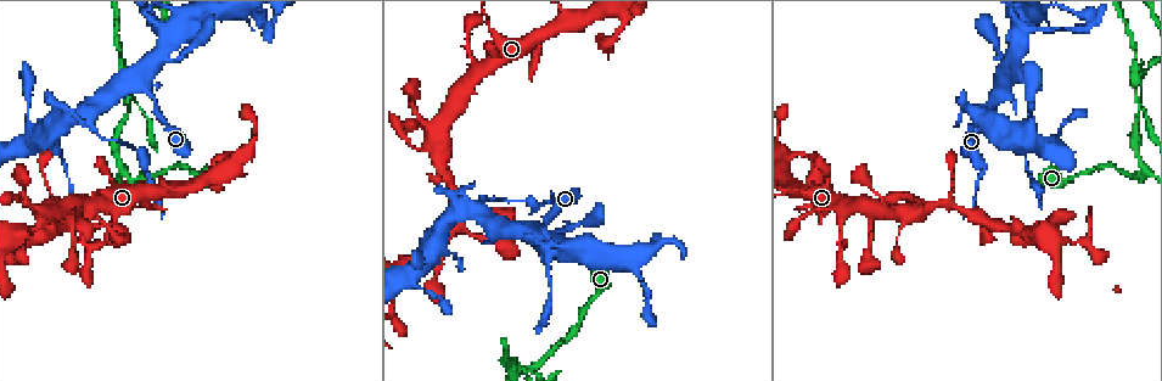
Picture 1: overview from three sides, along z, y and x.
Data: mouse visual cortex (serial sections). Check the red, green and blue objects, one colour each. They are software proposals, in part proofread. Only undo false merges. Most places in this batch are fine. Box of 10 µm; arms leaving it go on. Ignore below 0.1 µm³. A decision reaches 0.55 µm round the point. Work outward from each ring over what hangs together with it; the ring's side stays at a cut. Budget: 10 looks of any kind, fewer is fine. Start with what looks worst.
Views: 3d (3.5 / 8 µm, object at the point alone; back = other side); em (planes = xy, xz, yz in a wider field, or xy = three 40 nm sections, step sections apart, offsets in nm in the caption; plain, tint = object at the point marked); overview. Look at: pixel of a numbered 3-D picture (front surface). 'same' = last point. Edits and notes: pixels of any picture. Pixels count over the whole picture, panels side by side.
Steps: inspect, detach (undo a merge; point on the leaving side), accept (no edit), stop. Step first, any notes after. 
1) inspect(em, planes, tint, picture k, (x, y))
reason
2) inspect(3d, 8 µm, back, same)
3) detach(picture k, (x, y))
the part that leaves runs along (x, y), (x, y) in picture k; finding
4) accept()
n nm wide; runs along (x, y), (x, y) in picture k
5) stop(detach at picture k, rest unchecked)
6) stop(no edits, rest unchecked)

inspect(3d, 3.5 µm, picture 1, (129, 110))
thin neck

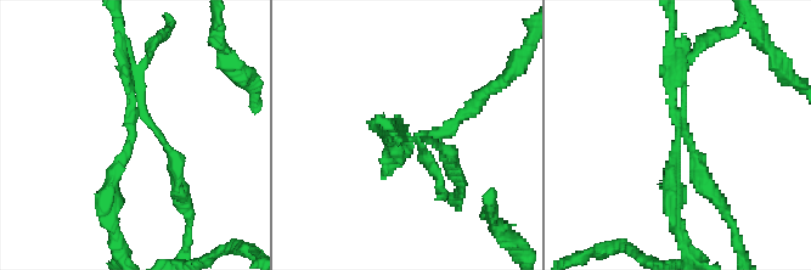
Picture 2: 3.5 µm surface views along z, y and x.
inspect(em, xy, step 5, tint, picture 2, (131, 127))
need the tissue

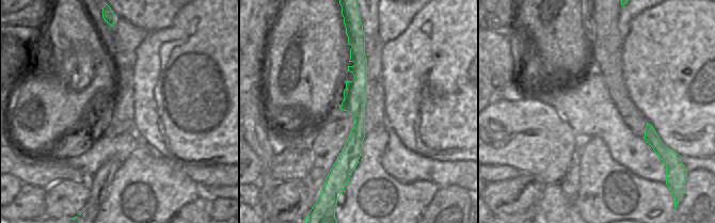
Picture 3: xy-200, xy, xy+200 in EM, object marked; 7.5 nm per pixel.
detach(picture 2, (714, 35))
3 arms; arms of 150, 200, 200 nm; the part that leaves runs along (682, 118), (698, 170), (722, 212) in picture 2; a second cell is stuck on

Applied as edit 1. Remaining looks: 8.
inspect(overview)
redraw

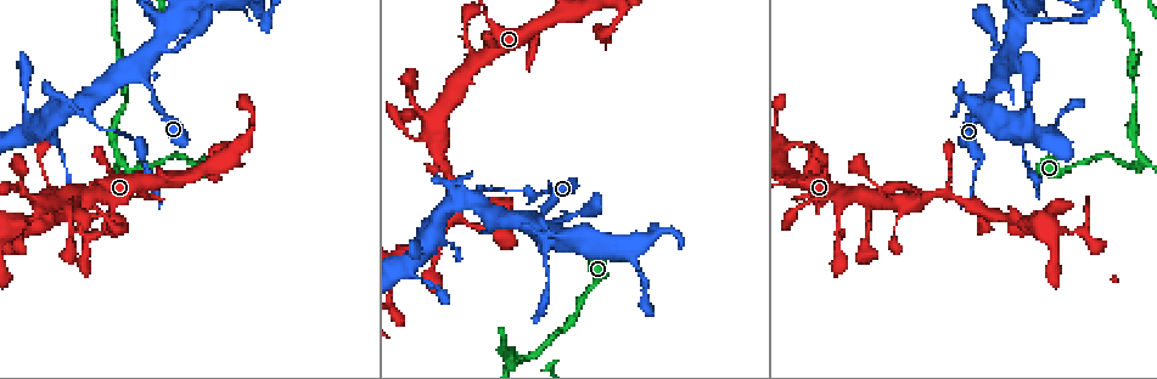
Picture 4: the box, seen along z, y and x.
inspect(3d, 8 µm, picture 4, (152, 17))
thin arm on a thick one

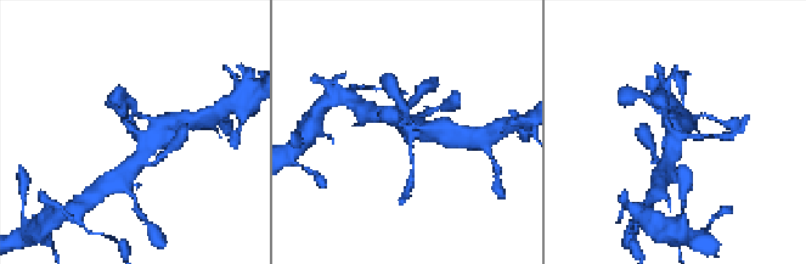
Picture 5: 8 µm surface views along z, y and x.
inspect(em, xy, step 1, tint, same)
now the EM

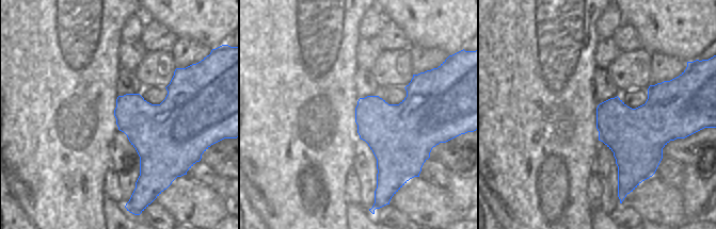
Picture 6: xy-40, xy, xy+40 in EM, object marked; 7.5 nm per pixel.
accept()
runs along (139, 158), (154, 134), (189, 122) in picture 5; continuous, no second cell

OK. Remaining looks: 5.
inspect(em, xy, step 1, tint, picture 4, (808, 147))
thin neck

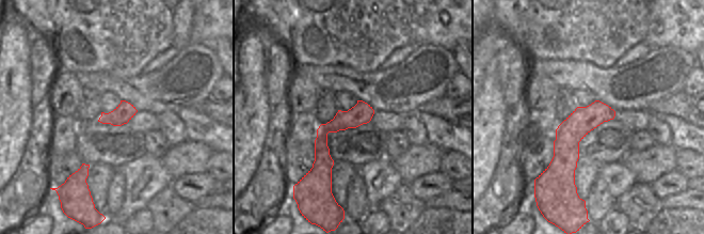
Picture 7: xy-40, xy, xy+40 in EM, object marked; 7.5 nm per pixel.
inspect(3d, 3.5 µm, same)

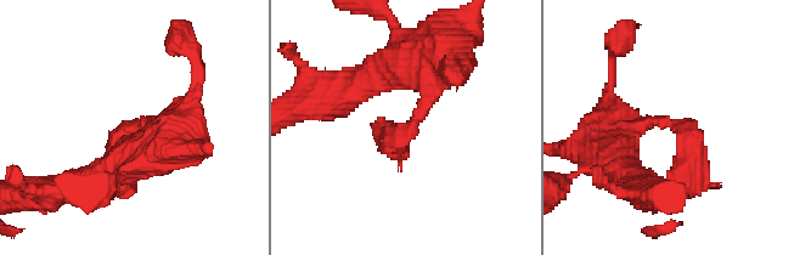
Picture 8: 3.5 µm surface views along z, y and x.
accept()
runs along (619, 152), (647, 122), (681, 125), (703, 185) in picture 8; all the same cell

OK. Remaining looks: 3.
inspect(3d, 3.5 µm, picture 4, (48, 202))
abrupt turn

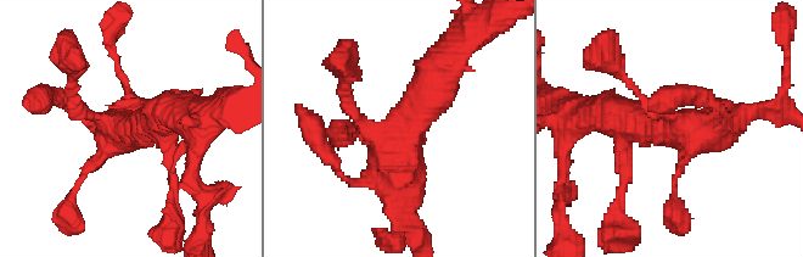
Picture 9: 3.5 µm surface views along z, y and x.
inspect(em, xy, step 5, tint, picture 9, (403, 139))

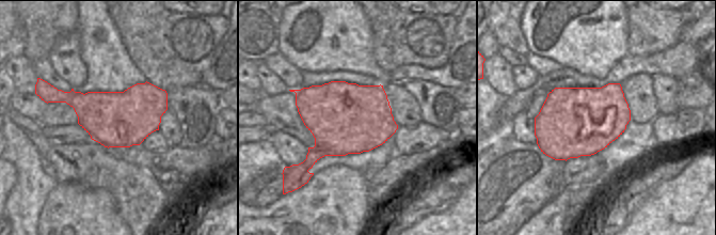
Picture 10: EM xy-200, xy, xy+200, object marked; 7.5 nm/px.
accept()
runs along (441, 71), (403, 133), (399, 211) in picture 9; continuous, no second cell

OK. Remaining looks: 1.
stop(detach at picture 2, rest unchecked)

